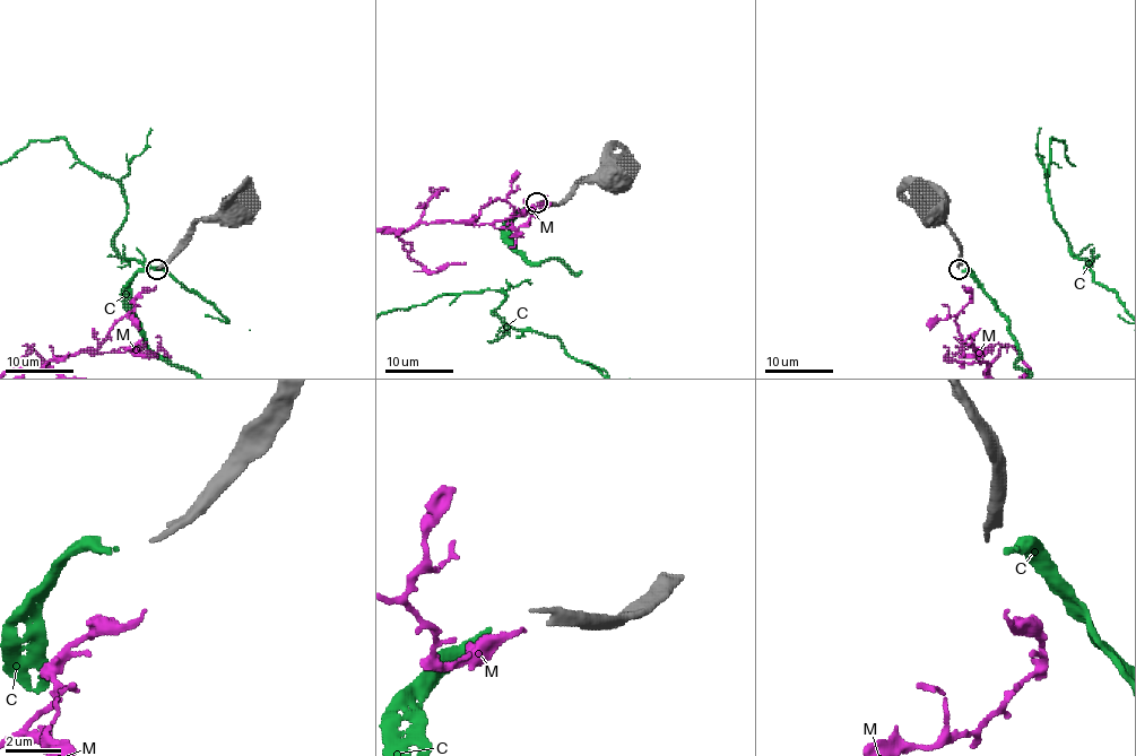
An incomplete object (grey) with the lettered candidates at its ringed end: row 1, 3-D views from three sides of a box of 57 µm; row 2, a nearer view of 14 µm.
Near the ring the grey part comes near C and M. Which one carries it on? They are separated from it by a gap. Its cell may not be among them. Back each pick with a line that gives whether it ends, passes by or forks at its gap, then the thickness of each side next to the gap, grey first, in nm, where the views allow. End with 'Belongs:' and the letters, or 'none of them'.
C: it ends there; 150 nm thick on the grey side, 300 nm on the other
Belongs: C

